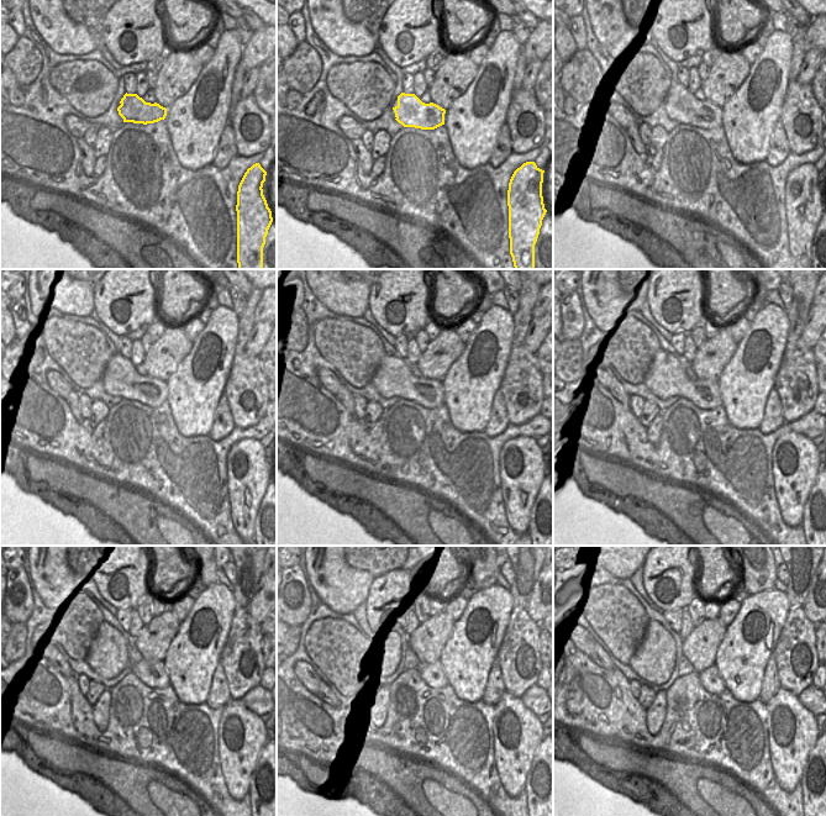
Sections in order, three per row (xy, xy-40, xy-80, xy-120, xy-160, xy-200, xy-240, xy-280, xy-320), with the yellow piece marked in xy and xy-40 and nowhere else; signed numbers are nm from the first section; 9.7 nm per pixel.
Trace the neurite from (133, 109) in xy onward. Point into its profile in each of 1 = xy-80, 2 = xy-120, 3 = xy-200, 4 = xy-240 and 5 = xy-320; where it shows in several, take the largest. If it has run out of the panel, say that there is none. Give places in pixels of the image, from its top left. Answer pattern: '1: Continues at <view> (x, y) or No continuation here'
1: Continues at xy-80 (688, 110)
2: Continues at xy-120 (145, 389)
3: Continues at xy-200 (705, 394)
4: Continues at xy-240 (153, 674)
5: Continues at xy-320 (710, 678).

